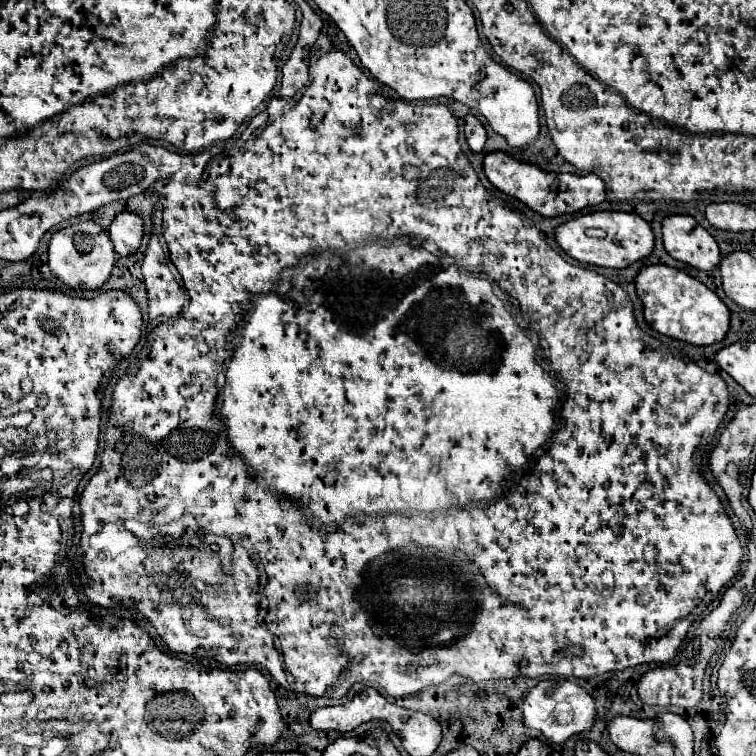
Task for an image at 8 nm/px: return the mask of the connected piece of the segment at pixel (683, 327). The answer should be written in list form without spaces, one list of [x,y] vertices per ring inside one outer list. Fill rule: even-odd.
[[[648,265],[636,277],[636,291],[644,305],[644,317],[662,335],[692,343],[714,345],[730,331],[730,311],[724,301],[698,279],[668,265]]]

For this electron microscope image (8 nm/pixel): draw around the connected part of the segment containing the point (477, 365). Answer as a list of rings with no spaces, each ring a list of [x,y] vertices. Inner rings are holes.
[[[330,51],[330,53],[324,53],[324,55],[322,55],[322,57],[318,57],[318,63],[316,63],[316,69],[314,69],[314,75],[312,75],[312,79],[311,79],[311,76],[310,76],[310,73],[309,73],[309,64],[310,64],[310,59],[308,59],[308,85],[306,85],[306,87],[303,87],[303,88],[302,88],[302,89],[301,89],[301,90],[300,90],[300,91],[299,91],[299,92],[298,92],[298,93],[296,93],[296,95],[294,95],[294,96],[293,96],[293,97],[292,97],[292,98],[291,98],[291,99],[284,99],[284,98],[280,98],[280,97],[274,97],[274,98],[272,98],[272,99],[271,99],[271,101],[270,101],[270,103],[269,103],[269,104],[268,104],[268,106],[267,106],[267,108],[266,108],[266,109],[265,109],[265,111],[263,111],[263,112],[261,112],[261,113],[260,113],[260,114],[258,114],[258,115],[257,115],[257,116],[255,116],[255,117],[254,117],[254,118],[253,118],[253,119],[252,119],[252,121],[251,121],[251,122],[250,122],[250,123],[249,123],[249,125],[248,125],[248,126],[247,126],[247,128],[246,128],[246,130],[245,130],[245,131],[244,131],[244,132],[243,132],[243,134],[241,134],[241,136],[240,136],[240,138],[237,138],[237,139],[236,139],[236,141],[235,141],[235,142],[237,142],[237,143],[232,143],[232,145],[230,145],[230,147],[224,147],[224,149],[220,149],[220,151],[216,151],[216,153],[214,153],[214,155],[212,155],[212,159],[210,159],[210,162],[209,162],[209,163],[207,163],[207,164],[206,164],[206,167],[205,167],[205,168],[204,168],[204,173],[202,173],[202,179],[200,179],[200,183],[190,183],[190,177],[184,177],[184,175],[171,175],[171,176],[170,176],[170,177],[166,177],[166,179],[160,179],[160,180],[158,180],[158,181],[156,181],[156,182],[154,182],[154,183],[153,183],[153,184],[152,184],[152,185],[150,185],[150,187],[151,187],[151,189],[155,189],[155,192],[156,192],[156,193],[158,193],[158,194],[159,194],[159,195],[161,195],[161,196],[162,196],[162,193],[164,193],[164,189],[166,189],[166,185],[170,185],[170,183],[172,183],[172,181],[176,181],[176,183],[184,183],[184,209],[182,209],[182,211],[178,211],[178,209],[176,209],[176,211],[174,211],[174,209],[172,209],[172,211],[170,211],[170,209],[168,209],[168,211],[166,211],[166,213],[162,213],[162,225],[154,225],[154,231],[152,231],[152,235],[150,235],[150,243],[148,243],[148,249],[146,249],[146,253],[144,253],[144,261],[142,261],[142,275],[144,275],[144,285],[146,285],[146,293],[148,293],[148,329],[150,329],[150,341],[152,341],[152,347],[150,347],[150,353],[148,353],[148,359],[146,359],[146,365],[140,365],[140,369],[138,369],[138,373],[136,373],[136,375],[134,375],[134,377],[122,377],[122,379],[120,379],[120,381],[118,381],[118,383],[116,383],[116,385],[114,385],[114,389],[112,389],[112,405],[110,405],[110,411],[108,411],[108,423],[106,423],[106,429],[104,429],[104,443],[106,443],[106,445],[104,445],[104,451],[102,451],[102,461],[100,461],[100,469],[98,469],[98,471],[96,471],[96,473],[94,473],[94,475],[92,475],[92,477],[90,477],[90,481],[88,481],[88,485],[86,485],[86,489],[84,489],[84,491],[82,491],[82,495],[80,495],[80,521],[82,521],[82,537],[80,537],[80,548],[81,548],[81,549],[82,549],[82,551],[83,551],[83,553],[84,553],[84,559],[83,559],[83,563],[84,563],[84,572],[85,572],[85,574],[86,574],[86,575],[88,575],[88,577],[90,577],[90,585],[88,585],[88,587],[86,587],[86,589],[84,589],[84,593],[86,593],[86,597],[88,597],[88,601],[90,601],[90,603],[92,603],[92,605],[98,605],[98,607],[104,607],[104,609],[112,609],[112,608],[113,608],[113,601],[116,601],[116,599],[122,599],[122,601],[124,601],[124,599],[130,599],[130,603],[134,603],[134,604],[133,604],[133,605],[134,605],[134,606],[133,606],[133,607],[131,607],[131,608],[134,608],[134,609],[135,609],[135,610],[136,610],[136,611],[137,611],[137,612],[138,612],[138,613],[142,613],[142,617],[144,617],[144,619],[146,619],[146,621],[148,621],[148,623],[150,623],[150,625],[152,625],[152,627],[154,627],[154,629],[156,629],[156,633],[158,633],[158,635],[160,635],[160,637],[162,637],[162,641],[164,641],[164,643],[166,643],[166,645],[168,645],[168,649],[170,649],[170,651],[174,651],[174,653],[186,653],[186,655],[196,655],[196,657],[210,657],[210,659],[216,659],[216,661],[218,661],[218,663],[222,663],[222,665],[226,665],[226,667],[238,667],[238,665],[246,665],[246,667],[256,667],[256,669],[264,669],[264,671],[268,671],[268,673],[270,673],[270,677],[272,677],[272,679],[274,679],[274,681],[278,681],[278,683],[280,683],[280,685],[282,685],[282,687],[284,687],[284,689],[288,689],[288,691],[298,691],[298,693],[302,693],[302,697],[306,697],[306,699],[310,699],[310,697],[330,697],[330,699],[340,699],[340,703],[338,703],[338,705],[341,705],[341,704],[344,704],[344,703],[346,703],[346,702],[348,702],[348,701],[350,701],[350,700],[352,700],[352,699],[353,699],[353,697],[354,697],[354,696],[355,696],[355,695],[357,695],[357,694],[358,694],[358,693],[359,693],[359,692],[361,692],[361,691],[362,691],[362,689],[361,689],[361,688],[362,688],[362,686],[363,686],[363,687],[369,687],[369,686],[373,686],[373,687],[376,687],[376,688],[377,688],[377,686],[379,686],[379,687],[380,687],[380,689],[381,689],[381,690],[382,690],[382,689],[384,689],[384,691],[385,691],[385,692],[386,692],[386,694],[387,694],[387,695],[388,695],[388,696],[390,696],[390,697],[393,697],[393,698],[395,698],[395,699],[396,699],[396,698],[400,698],[400,697],[404,697],[404,696],[408,696],[408,695],[411,695],[411,694],[415,694],[415,693],[417,693],[417,692],[419,692],[419,691],[421,691],[421,690],[422,690],[422,689],[424,689],[424,688],[426,688],[426,687],[428,687],[428,686],[433,686],[433,685],[442,685],[442,683],[445,683],[445,681],[447,681],[447,680],[446,680],[446,679],[448,679],[448,677],[451,677],[451,676],[452,676],[452,673],[458,673],[458,675],[459,675],[459,676],[461,676],[461,675],[464,675],[464,676],[461,676],[461,677],[463,677],[463,678],[465,678],[465,680],[467,680],[467,681],[472,681],[472,682],[473,682],[473,683],[486,683],[486,681],[489,681],[489,680],[488,680],[488,679],[491,679],[491,680],[495,680],[495,679],[504,679],[504,677],[516,677],[516,675],[524,675],[524,677],[530,677],[530,678],[541,678],[541,677],[544,677],[544,676],[545,676],[545,675],[546,675],[546,676],[554,676],[554,677],[555,677],[555,676],[557,676],[557,678],[565,678],[565,679],[568,679],[568,678],[571,678],[571,677],[573,677],[573,678],[586,678],[586,677],[592,677],[592,675],[600,675],[600,673],[608,673],[608,671],[620,671],[620,669],[626,669],[626,667],[636,667],[636,665],[642,665],[642,663],[670,663],[670,661],[672,661],[672,659],[674,659],[674,657],[676,657],[676,653],[678,653],[678,647],[680,647],[680,643],[682,643],[682,641],[684,641],[684,637],[686,637],[686,633],[688,633],[688,629],[690,629],[690,621],[694,621],[694,619],[698,619],[698,617],[700,617],[700,613],[702,613],[702,611],[706,611],[706,607],[708,607],[708,605],[710,605],[710,603],[712,603],[712,601],[714,601],[714,599],[716,599],[716,595],[718,595],[718,593],[720,593],[720,589],[722,589],[722,587],[724,587],[724,585],[726,585],[726,583],[728,583],[728,581],[732,581],[732,579],[734,579],[734,577],[736,577],[736,573],[738,573],[738,571],[740,571],[740,565],[742,565],[742,555],[744,555],[744,551],[742,551],[742,545],[740,545],[740,541],[738,541],[738,537],[736,537],[736,529],[734,529],[734,527],[732,527],[732,521],[730,521],[730,517],[728,517],[728,515],[726,515],[726,511],[724,511],[724,505],[722,505],[722,501],[720,501],[720,497],[718,497],[718,495],[716,495],[716,493],[714,493],[714,491],[712,491],[712,487],[710,487],[710,485],[708,485],[708,483],[706,483],[706,479],[702,479],[702,475],[700,475],[700,471],[698,471],[698,467],[696,467],[696,465],[692,465],[692,455],[694,455],[694,451],[696,451],[696,447],[698,447],[698,445],[700,445],[700,439],[702,439],[702,435],[704,435],[704,433],[706,433],[706,431],[716,431],[716,429],[718,429],[718,425],[720,425],[720,423],[722,423],[722,419],[724,419],[724,415],[726,415],[726,411],[728,411],[728,407],[730,407],[730,395],[728,395],[728,387],[726,387],[726,381],[724,381],[724,379],[722,379],[722,377],[720,377],[720,375],[712,375],[712,373],[708,373],[708,371],[704,371],[704,369],[700,369],[700,367],[698,367],[698,365],[696,365],[696,363],[692,363],[692,361],[688,361],[688,359],[684,359],[684,357],[678,357],[678,355],[672,355],[672,353],[668,353],[668,351],[666,351],[666,349],[662,349],[662,347],[660,347],[660,343],[654,343],[654,337],[652,337],[652,335],[648,335],[648,333],[646,333],[646,331],[642,331],[642,329],[640,329],[640,327],[638,327],[638,323],[636,323],[636,317],[634,317],[634,305],[632,305],[632,301],[630,301],[630,297],[628,297],[628,295],[626,295],[626,297],[624,297],[624,289],[622,289],[622,287],[620,287],[620,285],[616,285],[616,283],[612,283],[612,281],[610,281],[610,279],[606,279],[606,277],[602,277],[602,275],[598,275],[598,273],[594,273],[594,271],[592,271],[592,269],[584,269],[584,267],[578,267],[578,265],[572,265],[572,263],[566,263],[566,261],[564,261],[564,259],[562,259],[562,257],[560,257],[560,255],[558,255],[558,253],[556,253],[556,251],[554,251],[554,249],[552,249],[552,247],[550,247],[550,245],[548,245],[548,243],[546,243],[546,239],[544,239],[544,237],[542,237],[542,233],[540,233],[540,231],[538,231],[538,229],[536,229],[536,227],[534,227],[534,225],[529,225],[529,224],[528,224],[528,222],[527,222],[527,220],[526,220],[526,218],[525,218],[525,217],[524,217],[524,216],[523,216],[523,215],[521,215],[521,214],[520,214],[520,213],[518,213],[518,212],[516,212],[516,211],[514,211],[514,210],[511,210],[511,209],[507,209],[507,208],[504,208],[504,207],[502,207],[502,206],[500,206],[500,205],[498,205],[498,203],[496,203],[496,201],[494,201],[494,197],[492,197],[492,195],[490,195],[490,191],[488,191],[488,189],[486,189],[486,187],[484,187],[484,185],[482,185],[482,183],[480,183],[480,179],[478,179],[478,175],[476,175],[476,171],[474,171],[474,169],[472,169],[472,165],[470,165],[470,161],[468,161],[468,159],[466,159],[466,155],[464,155],[464,153],[462,153],[462,149],[460,149],[460,145],[459,145],[459,142],[458,142],[458,123],[456,123],[456,118],[455,118],[455,117],[454,117],[454,115],[452,115],[452,111],[450,111],[450,109],[448,109],[448,107],[446,107],[446,105],[422,105],[422,103],[418,103],[418,105],[416,105],[416,103],[408,103],[408,101],[404,101],[404,99],[398,99],[398,109],[404,109],[404,113],[398,113],[398,109],[396,109],[396,107],[392,107],[392,103],[390,103],[390,101],[388,101],[388,99],[386,99],[386,98],[384,98],[384,97],[383,97],[383,96],[381,96],[381,94],[379,94],[379,93],[378,93],[378,89],[379,89],[379,87],[380,87],[380,91],[382,91],[382,89],[384,89],[384,87],[388,87],[388,85],[382,85],[382,83],[380,83],[380,81],[376,81],[376,79],[370,79],[370,77],[368,77],[368,75],[366,75],[366,73],[364,73],[364,71],[362,71],[362,69],[360,69],[360,67],[356,67],[356,65],[354,65],[354,63],[352,63],[352,59],[350,59],[350,57],[348,57],[348,55],[344,55],[344,53],[342,53],[342,51]],[[414,157],[416,157],[416,163],[418,163],[418,167],[420,167],[420,171],[422,171],[422,173],[420,173],[420,177],[418,177],[418,181],[406,181],[406,179],[404,179],[404,173],[402,173],[402,167],[404,167],[404,165],[406,165],[406,163],[410,163],[410,165],[414,165],[414,163],[412,163],[412,161],[414,161]],[[442,253],[446,253],[446,255],[450,255],[450,257],[451,257],[451,258],[453,258],[453,260],[454,260],[454,261],[456,261],[456,263],[446,263],[446,259],[444,259],[444,257],[442,257]],[[528,281],[540,281],[540,287],[534,287],[534,283],[528,283]],[[512,293],[514,293],[514,297],[516,297],[516,299],[520,299],[520,301],[522,301],[522,303],[530,303],[530,305],[526,305],[526,307],[524,307],[524,311],[520,311],[520,309],[518,309],[518,308],[517,308],[517,307],[515,307],[515,306],[514,306],[514,301],[512,301]],[[548,293],[556,293],[556,297],[560,297],[560,301],[558,301],[558,303],[560,303],[560,305],[550,305],[550,303],[548,303],[548,305],[546,305],[546,303],[542,303],[542,305],[536,305],[536,303],[540,303],[540,301],[538,301],[538,299],[544,299],[544,297],[548,297]],[[558,411],[560,411],[560,419],[562,419],[562,423],[564,423],[564,427],[558,427],[558,429],[556,429],[556,425],[558,425],[558,417],[556,417],[556,415],[558,415]],[[552,433],[554,433],[554,443],[552,443],[552,447],[550,447],[550,451],[548,451],[548,453],[546,453],[546,455],[542,455],[542,457],[540,457],[540,459],[538,459],[538,461],[536,461],[536,463],[534,463],[534,467],[532,467],[532,471],[530,471],[530,475],[524,475],[524,477],[522,477],[522,483],[518,483],[518,485],[512,485],[512,487],[510,487],[510,489],[508,489],[508,485],[510,485],[510,483],[512,483],[512,481],[514,481],[514,479],[516,479],[516,475],[520,475],[520,473],[522,473],[522,471],[524,471],[524,467],[526,467],[526,465],[528,465],[528,463],[530,463],[530,461],[534,461],[534,459],[536,459],[536,457],[538,457],[538,455],[540,455],[540,453],[542,453],[542,451],[544,451],[544,447],[546,447],[546,443],[548,443],[548,437],[552,437]],[[282,495],[284,495],[284,497],[288,497],[288,499],[294,499],[294,501],[296,501],[296,503],[298,503],[298,505],[302,505],[302,507],[304,507],[304,509],[306,509],[306,513],[308,513],[308,519],[310,519],[310,521],[312,521],[312,523],[314,523],[314,525],[316,525],[316,523],[318,523],[318,525],[320,525],[320,527],[330,527],[330,525],[332,525],[332,523],[340,523],[340,521],[342,521],[342,523],[340,523],[340,525],[336,525],[336,527],[330,527],[330,529],[328,529],[328,531],[318,531],[318,529],[314,529],[314,527],[310,527],[310,525],[308,525],[308,519],[306,519],[306,515],[304,515],[304,511],[302,511],[302,507],[296,507],[296,505],[294,505],[294,503],[292,503],[292,501],[288,501],[288,499],[284,499],[284,497],[282,497]],[[162,505],[164,505],[164,507],[168,507],[168,509],[174,509],[174,507],[182,507],[182,511],[184,511],[184,513],[192,513],[192,515],[194,515],[194,517],[195,517],[195,519],[197,519],[197,521],[198,521],[198,523],[199,523],[199,525],[200,525],[200,527],[202,527],[202,529],[206,529],[206,531],[210,531],[210,533],[214,533],[214,535],[216,535],[216,533],[224,533],[224,535],[226,535],[226,537],[230,537],[230,535],[236,535],[236,541],[234,541],[234,542],[233,542],[233,539],[232,539],[232,540],[231,540],[231,539],[229,539],[229,540],[230,540],[230,541],[231,541],[231,542],[232,542],[232,544],[233,544],[233,548],[234,548],[234,547],[236,547],[236,549],[234,549],[234,553],[232,553],[232,563],[234,563],[234,569],[232,569],[232,575],[224,575],[224,573],[222,573],[222,569],[220,569],[220,559],[218,559],[218,551],[216,551],[216,547],[214,547],[214,545],[208,545],[208,547],[210,547],[210,551],[212,551],[212,553],[206,553],[206,551],[198,551],[198,549],[194,549],[194,543],[188,543],[188,545],[166,545],[166,547],[158,547],[158,546],[159,546],[159,545],[161,545],[161,546],[163,546],[163,545],[164,545],[164,544],[168,544],[168,543],[165,543],[165,542],[162,542],[162,538],[161,538],[161,537],[155,537],[155,538],[153,538],[153,539],[152,539],[152,540],[149,540],[149,541],[147,541],[147,540],[142,540],[142,539],[139,539],[139,538],[137,538],[137,537],[136,537],[136,536],[135,536],[135,535],[134,535],[134,534],[133,534],[133,533],[132,533],[132,532],[130,532],[130,531],[129,531],[129,530],[127,530],[127,529],[125,529],[125,528],[123,528],[123,526],[122,526],[122,527],[118,527],[118,526],[117,526],[117,525],[115,525],[115,524],[113,524],[113,523],[122,523],[122,511],[132,511],[132,509],[148,509],[148,513],[140,513],[140,523],[154,523],[154,521],[156,521],[156,519],[154,519],[154,509],[156,509],[156,507],[162,507]],[[104,523],[111,523],[111,524],[110,524],[110,525],[109,525],[109,528],[110,528],[110,530],[109,530],[109,528],[107,528],[107,529],[108,529],[108,530],[107,530],[107,531],[106,531],[106,540],[107,540],[107,544],[108,544],[108,545],[107,545],[107,546],[109,546],[109,548],[112,548],[112,549],[115,549],[115,557],[117,557],[117,558],[113,558],[113,557],[111,557],[111,556],[110,556],[110,555],[107,555],[107,556],[106,556],[106,555],[105,555],[105,554],[99,554],[99,553],[96,553],[96,551],[94,551],[94,549],[92,549],[92,547],[90,547],[90,543],[88,543],[88,541],[90,541],[90,537],[92,537],[92,533],[96,533],[96,531],[100,531],[100,529],[102,529],[102,525],[104,525]],[[654,565],[655,565],[655,566],[657,566],[657,568],[656,568],[656,569],[657,569],[657,570],[656,570],[656,571],[654,571],[654,569],[653,569],[653,568],[652,568],[652,566],[654,566]]]

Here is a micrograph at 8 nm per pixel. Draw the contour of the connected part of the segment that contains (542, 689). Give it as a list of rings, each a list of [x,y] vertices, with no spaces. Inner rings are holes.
[[[560,679],[540,681],[536,687],[532,687],[528,691],[528,695],[524,697],[522,713],[524,713],[524,725],[530,729],[542,731],[542,735],[546,739],[550,739],[552,743],[564,743],[574,733],[590,729],[592,721],[596,717],[592,697],[576,683],[560,681]]]

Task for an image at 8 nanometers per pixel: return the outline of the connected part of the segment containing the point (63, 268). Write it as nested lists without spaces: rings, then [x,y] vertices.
[[[80,221],[66,229],[60,229],[50,239],[48,265],[52,275],[74,291],[98,291],[116,263],[116,251],[108,239],[108,233],[94,221]]]

